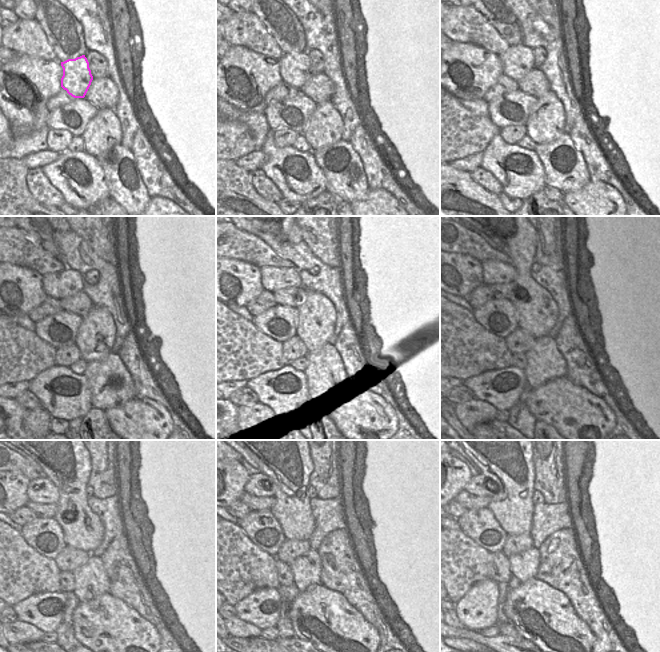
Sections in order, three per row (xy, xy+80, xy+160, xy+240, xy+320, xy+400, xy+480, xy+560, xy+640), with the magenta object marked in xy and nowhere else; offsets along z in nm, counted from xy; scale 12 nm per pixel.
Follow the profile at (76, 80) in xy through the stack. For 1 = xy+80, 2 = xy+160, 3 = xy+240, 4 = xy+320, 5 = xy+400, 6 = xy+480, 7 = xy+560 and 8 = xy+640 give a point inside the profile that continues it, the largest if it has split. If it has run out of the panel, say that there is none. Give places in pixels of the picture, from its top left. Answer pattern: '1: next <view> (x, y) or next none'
1: next xy+80 (294, 67)
2: next xy+160 (518, 60)
3: next xy+240 (62, 284)
4: next xy+320 (273, 279)
5: next xy+400 (494, 272)
6: next xy+480 (40, 490)
7: next xy+560 (260, 485)
8: next xy+640 (476, 485)

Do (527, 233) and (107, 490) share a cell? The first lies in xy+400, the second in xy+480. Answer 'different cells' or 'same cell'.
different cells

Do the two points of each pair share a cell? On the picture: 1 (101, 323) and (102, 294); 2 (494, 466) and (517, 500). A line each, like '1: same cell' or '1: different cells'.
1: different cells
2: same cell

